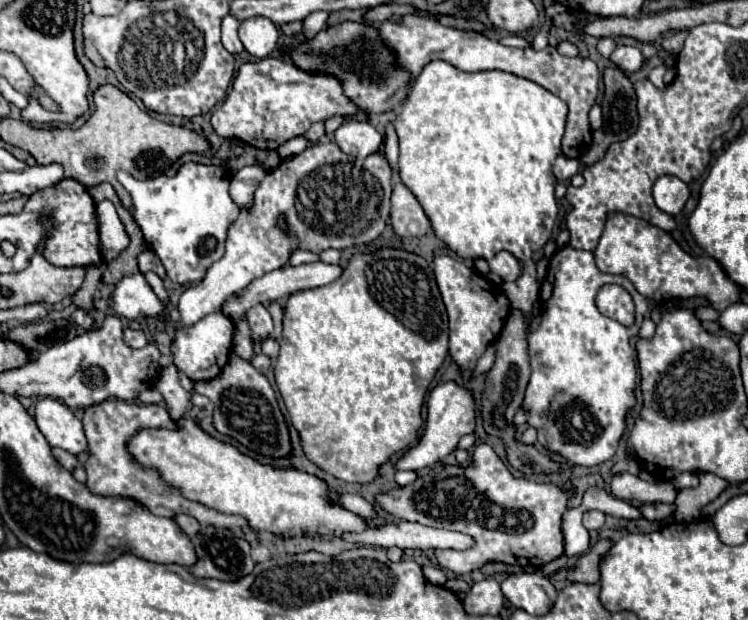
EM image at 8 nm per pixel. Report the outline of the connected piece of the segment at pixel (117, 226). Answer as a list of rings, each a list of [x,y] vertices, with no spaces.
[[[110,201],[98,203],[96,215],[98,215],[98,225],[100,225],[100,253],[102,253],[102,259],[110,263],[128,247],[128,237]]]

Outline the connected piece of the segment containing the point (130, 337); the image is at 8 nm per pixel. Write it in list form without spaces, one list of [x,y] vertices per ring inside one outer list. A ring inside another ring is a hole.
[[[124,329],[124,339],[130,347],[144,347],[148,345],[146,333],[142,329]]]

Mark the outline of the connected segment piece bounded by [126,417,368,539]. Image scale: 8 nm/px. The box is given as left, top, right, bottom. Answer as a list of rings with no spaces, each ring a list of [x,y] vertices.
[[[188,417],[178,419],[176,429],[144,427],[136,431],[136,435],[128,439],[126,449],[142,469],[158,471],[162,481],[168,487],[174,487],[182,497],[198,501],[224,515],[240,515],[252,529],[268,531],[282,539],[304,535],[332,539],[368,527],[366,519],[336,503],[336,495],[330,493],[330,485],[324,479],[294,467],[280,469],[260,463],[238,451],[232,443],[212,437]]]

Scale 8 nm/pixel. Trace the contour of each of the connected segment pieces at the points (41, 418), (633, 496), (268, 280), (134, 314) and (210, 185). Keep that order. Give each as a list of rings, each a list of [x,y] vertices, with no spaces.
[[[54,397],[40,399],[34,405],[34,417],[50,447],[60,447],[74,455],[86,451],[82,421],[62,401]]]
[[[628,471],[614,475],[610,481],[610,489],[614,497],[624,501],[672,503],[676,499],[676,489],[672,483],[664,483],[662,487],[656,487],[654,483],[646,483],[638,475],[632,475]]]
[[[316,261],[316,263],[308,263],[308,265],[298,265],[298,267],[292,267],[292,265],[284,265],[280,269],[274,269],[258,279],[254,279],[240,295],[232,297],[230,301],[226,301],[222,305],[222,313],[228,315],[234,323],[254,305],[258,303],[266,303],[266,301],[276,301],[280,297],[286,297],[286,295],[292,295],[296,291],[304,291],[304,289],[314,289],[314,287],[324,287],[332,281],[336,281],[340,275],[342,275],[344,267],[342,265],[332,265],[332,263],[322,263],[322,261]]]
[[[144,275],[124,277],[112,291],[112,309],[128,319],[144,319],[146,315],[158,315],[164,303],[154,295]]]
[[[184,163],[172,177],[158,177],[138,181],[128,173],[118,173],[120,183],[132,195],[132,217],[140,225],[144,239],[152,251],[160,257],[168,277],[174,283],[196,283],[208,267],[224,255],[226,231],[238,219],[240,209],[228,195],[230,171],[224,165]]]

